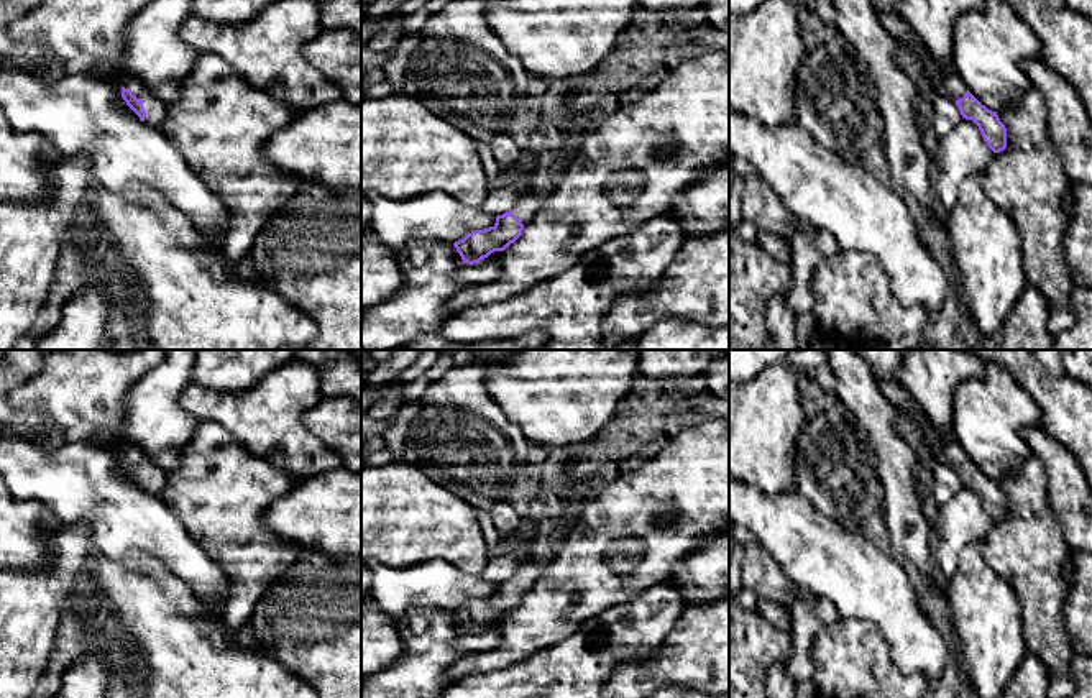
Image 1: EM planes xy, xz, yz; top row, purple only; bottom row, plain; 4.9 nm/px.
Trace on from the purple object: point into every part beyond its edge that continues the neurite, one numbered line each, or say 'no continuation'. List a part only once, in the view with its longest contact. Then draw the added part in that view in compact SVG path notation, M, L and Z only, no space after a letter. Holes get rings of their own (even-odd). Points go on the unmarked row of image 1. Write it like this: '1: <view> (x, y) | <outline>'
1: xy (156, 478) | M126 448L123 450L125 457L130 457L136 466L143 470L143 476L146 480L145 491L154 496L161 496L166 483L167 473L158 468L153 460L141 450Z

